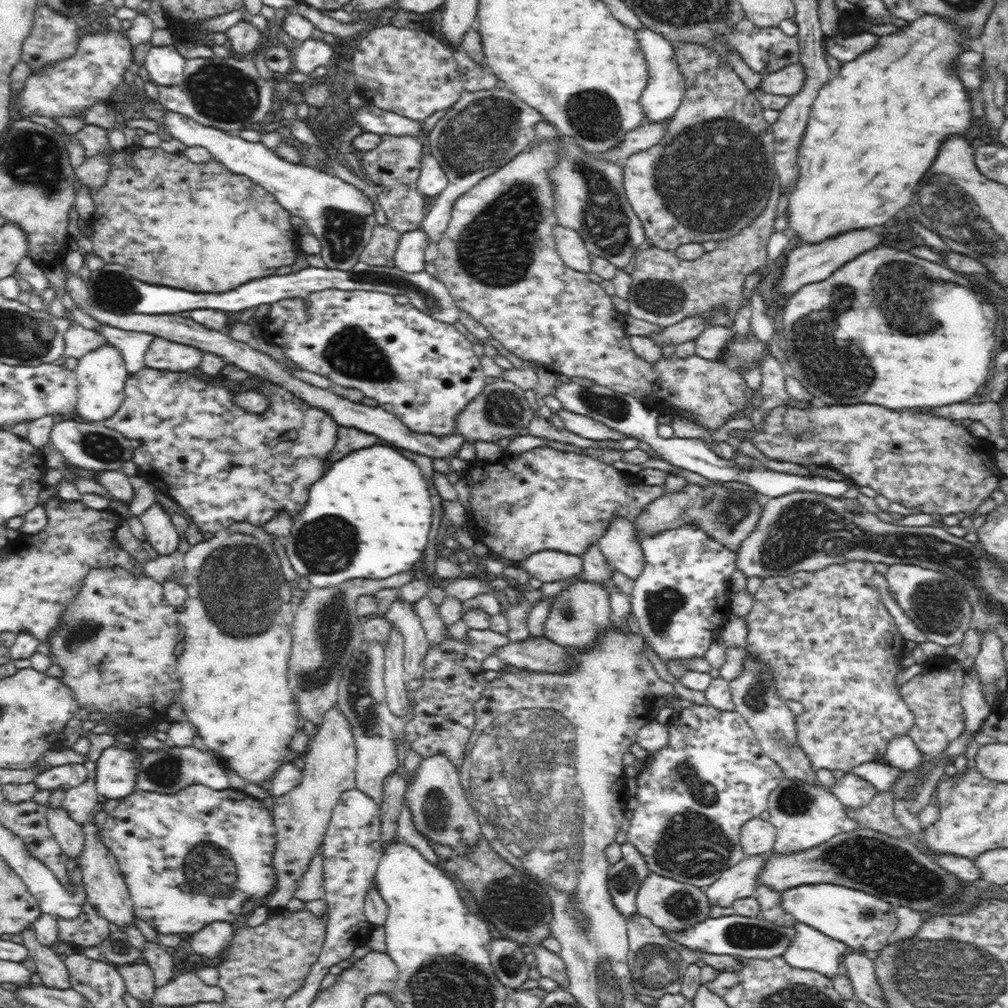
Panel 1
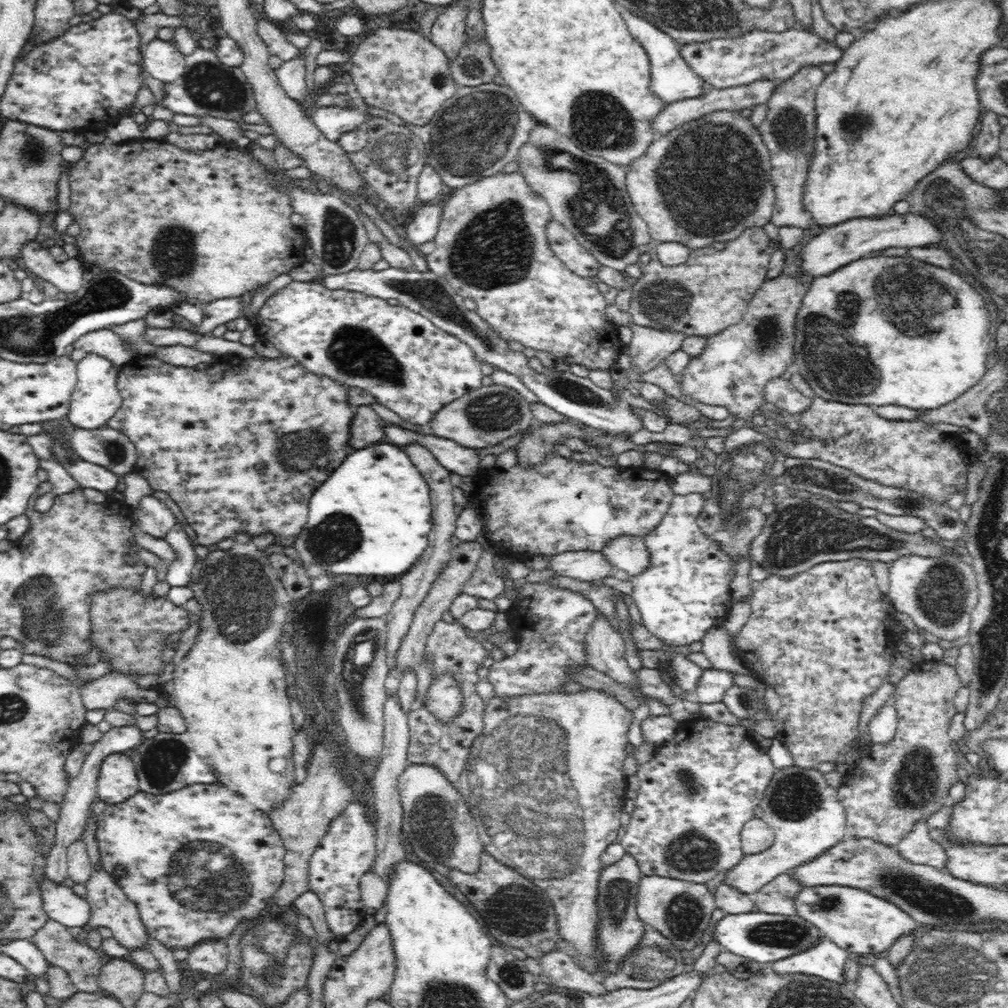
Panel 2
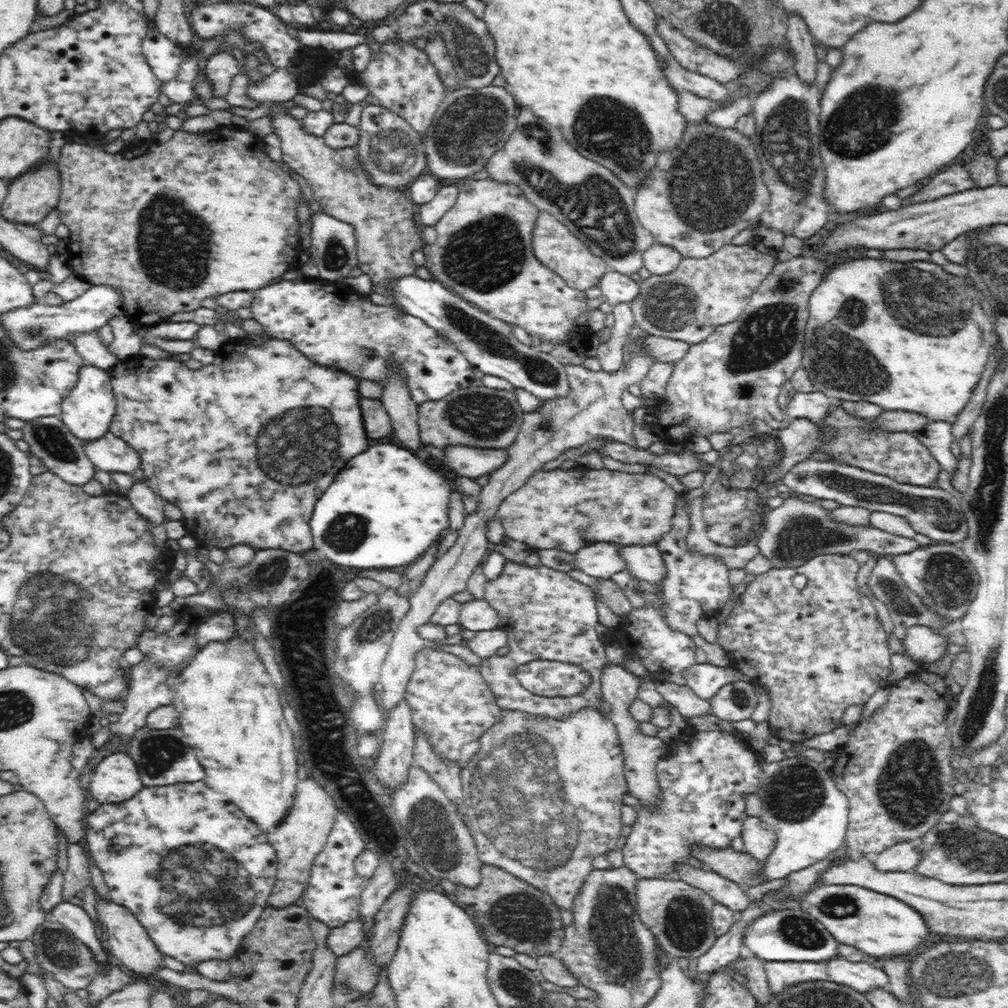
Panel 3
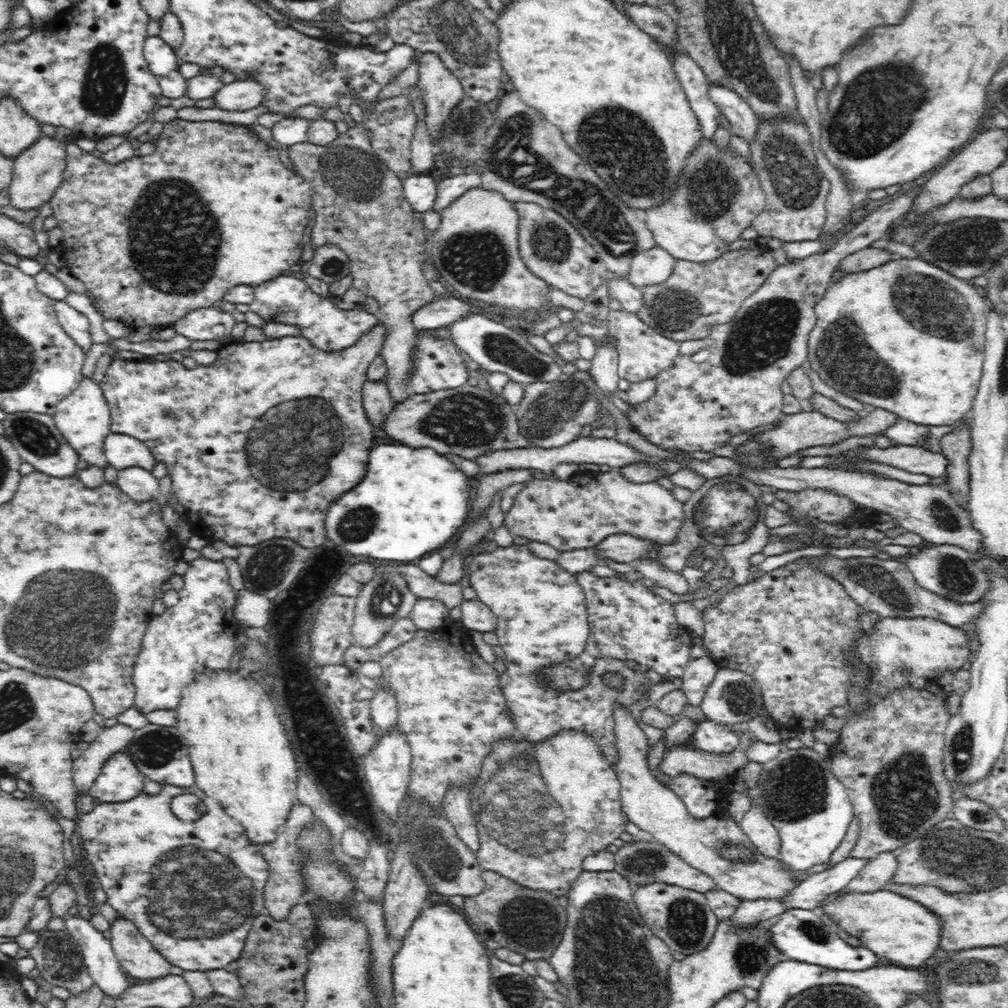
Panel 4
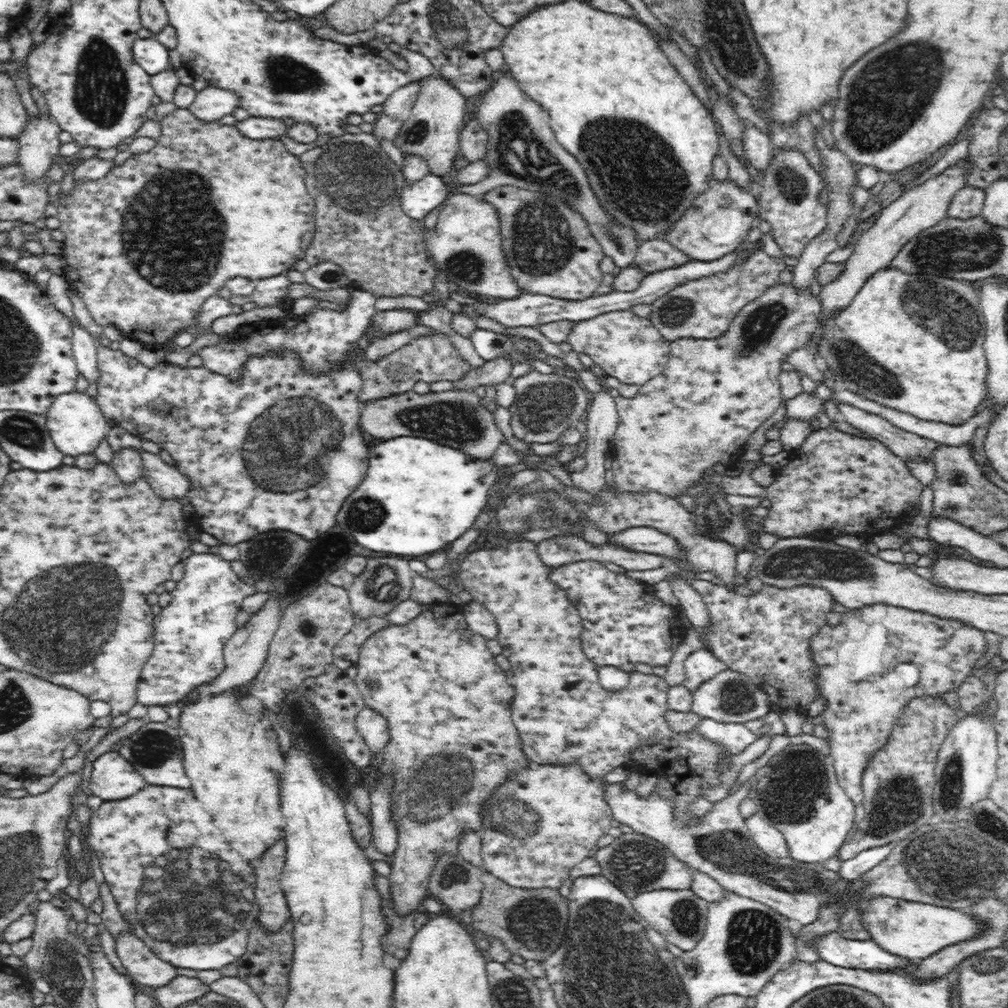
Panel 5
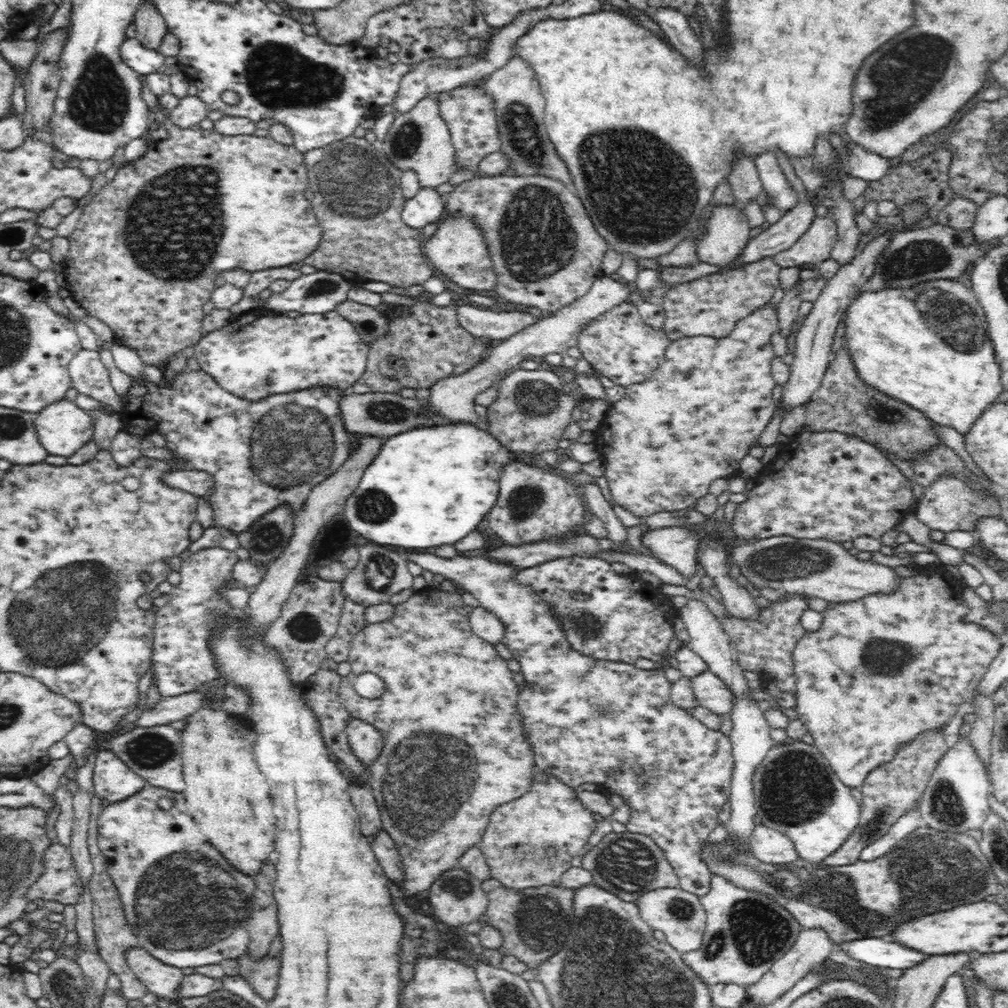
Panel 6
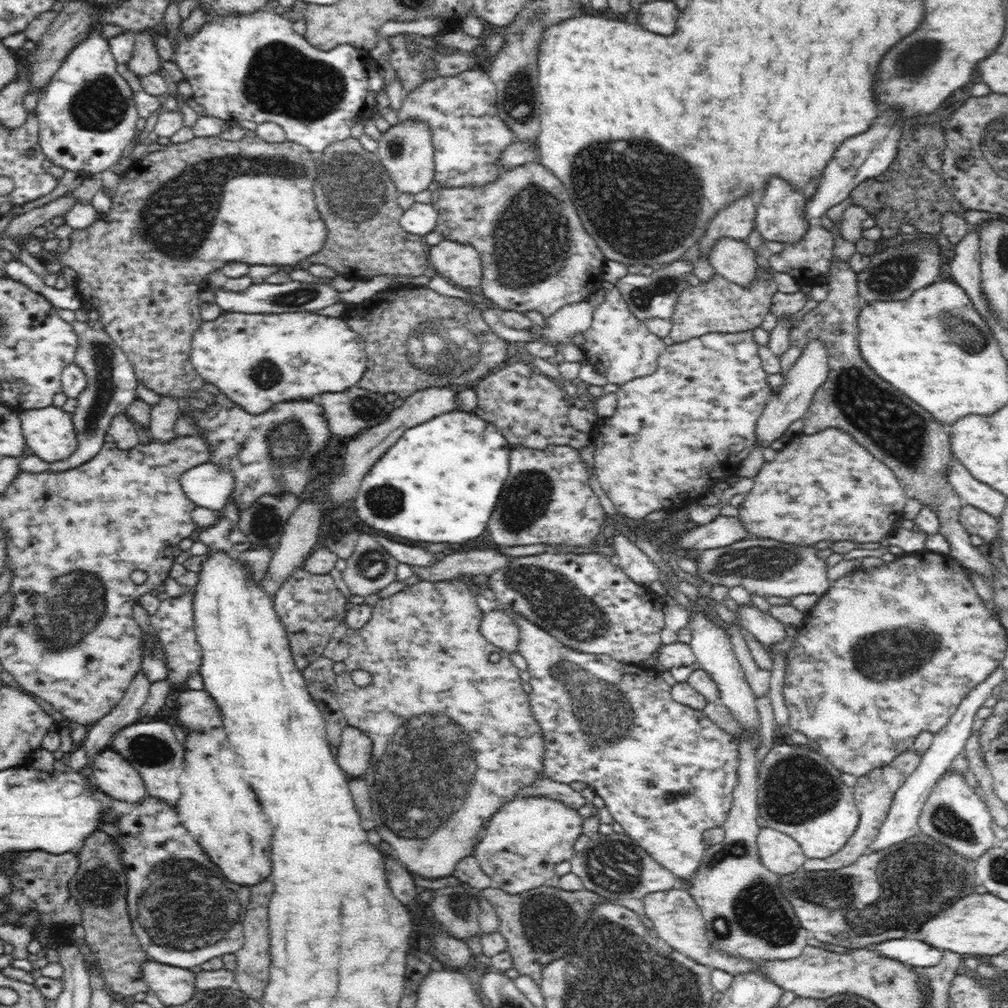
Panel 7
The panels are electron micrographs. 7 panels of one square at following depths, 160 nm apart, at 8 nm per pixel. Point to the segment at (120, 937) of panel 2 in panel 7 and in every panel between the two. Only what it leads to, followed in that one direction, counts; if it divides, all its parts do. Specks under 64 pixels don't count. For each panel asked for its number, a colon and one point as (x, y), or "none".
3: (129, 945)
4: (135, 953)
5: (141, 963)
6: (163, 980)
7: (173, 985)

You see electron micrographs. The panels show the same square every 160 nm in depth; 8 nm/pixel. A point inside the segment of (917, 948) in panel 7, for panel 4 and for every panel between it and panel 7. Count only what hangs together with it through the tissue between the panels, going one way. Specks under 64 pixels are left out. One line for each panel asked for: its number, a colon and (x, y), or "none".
4: (800, 934)
5: (866, 955)
6: (884, 953)

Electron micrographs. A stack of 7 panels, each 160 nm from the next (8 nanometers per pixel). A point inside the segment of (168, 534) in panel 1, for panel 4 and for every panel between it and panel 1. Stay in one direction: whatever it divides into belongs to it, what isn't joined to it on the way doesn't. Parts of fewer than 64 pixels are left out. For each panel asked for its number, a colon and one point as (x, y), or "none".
2: (152, 515)
3: (150, 505)
4: (139, 484)

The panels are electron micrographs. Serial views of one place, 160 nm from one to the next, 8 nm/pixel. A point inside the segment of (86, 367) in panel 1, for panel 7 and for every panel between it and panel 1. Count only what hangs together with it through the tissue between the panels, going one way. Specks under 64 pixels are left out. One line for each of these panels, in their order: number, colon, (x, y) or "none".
2: (96, 398)
3: (87, 411)
4: (83, 417)
5: (76, 424)
6: (62, 428)
7: (48, 432)

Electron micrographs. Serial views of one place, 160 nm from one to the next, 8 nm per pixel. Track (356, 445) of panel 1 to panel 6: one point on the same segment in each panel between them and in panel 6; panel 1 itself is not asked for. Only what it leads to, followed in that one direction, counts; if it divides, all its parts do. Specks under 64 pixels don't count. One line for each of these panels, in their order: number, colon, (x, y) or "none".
2: (367, 428)
3: (376, 421)
4: (377, 401)
5: (430, 358)
6: (430, 344)

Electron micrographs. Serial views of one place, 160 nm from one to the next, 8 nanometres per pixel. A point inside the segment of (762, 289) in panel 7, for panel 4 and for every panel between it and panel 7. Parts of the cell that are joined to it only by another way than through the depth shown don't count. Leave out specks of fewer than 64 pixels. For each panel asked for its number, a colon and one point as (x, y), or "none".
4: (697, 295)
5: (703, 308)
6: (711, 305)

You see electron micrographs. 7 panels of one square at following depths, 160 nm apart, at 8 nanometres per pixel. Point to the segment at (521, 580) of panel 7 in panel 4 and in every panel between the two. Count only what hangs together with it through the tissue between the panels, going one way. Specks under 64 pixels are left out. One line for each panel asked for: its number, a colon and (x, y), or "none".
4: (628, 621)
5: (623, 622)
6: (603, 614)

